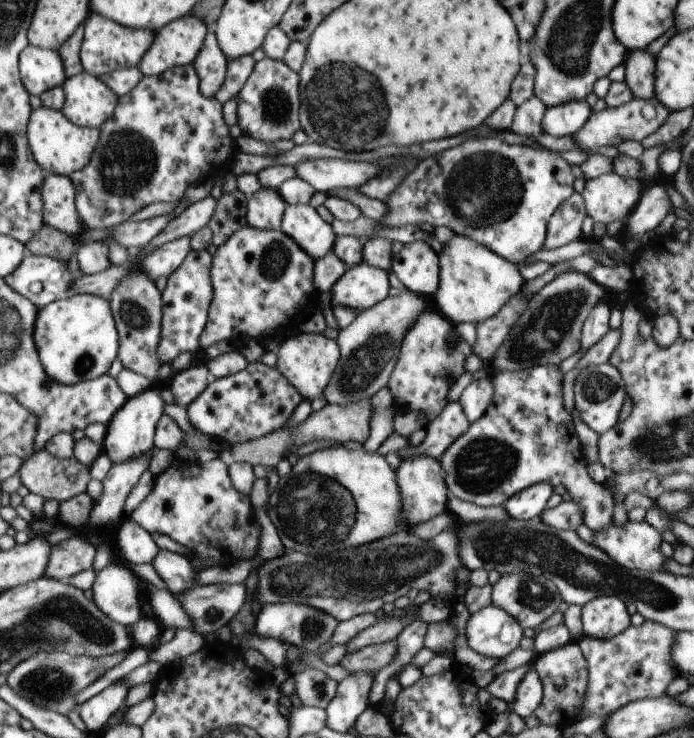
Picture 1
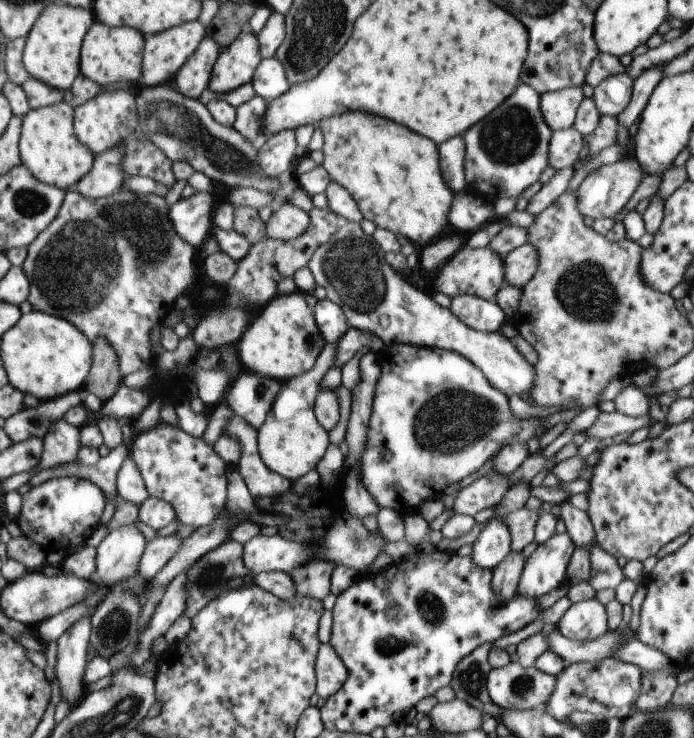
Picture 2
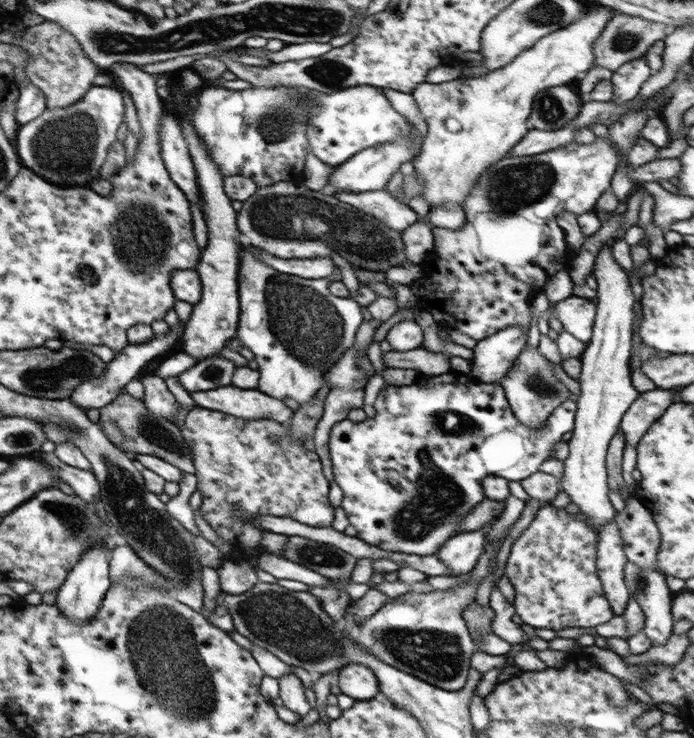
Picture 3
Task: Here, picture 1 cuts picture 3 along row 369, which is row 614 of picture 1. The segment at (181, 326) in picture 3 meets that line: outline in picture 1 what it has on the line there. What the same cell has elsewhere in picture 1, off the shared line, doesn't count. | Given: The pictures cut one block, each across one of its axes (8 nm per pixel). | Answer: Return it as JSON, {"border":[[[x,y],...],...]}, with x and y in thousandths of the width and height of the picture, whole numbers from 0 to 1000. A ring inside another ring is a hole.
{"border":[[[154,766],[138,775],[134,816],[163,843],[190,850],[205,835],[205,786],[173,766]]]}

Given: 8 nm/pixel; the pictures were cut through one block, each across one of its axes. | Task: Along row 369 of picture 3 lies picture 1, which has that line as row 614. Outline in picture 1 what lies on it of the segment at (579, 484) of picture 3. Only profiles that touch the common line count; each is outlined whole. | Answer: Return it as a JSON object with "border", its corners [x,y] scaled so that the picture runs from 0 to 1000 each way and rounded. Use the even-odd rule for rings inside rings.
{"border":[[[869,806],[837,824],[837,843],[843,862],[883,866],[909,848],[909,835],[895,810]]]}

